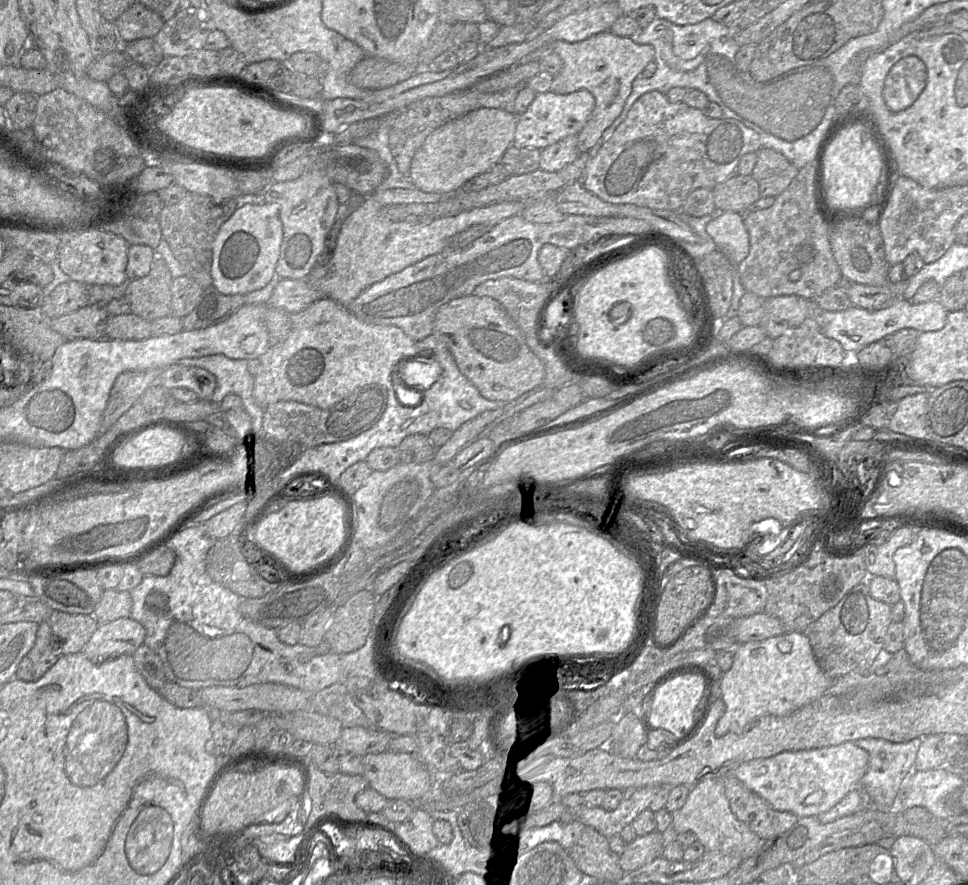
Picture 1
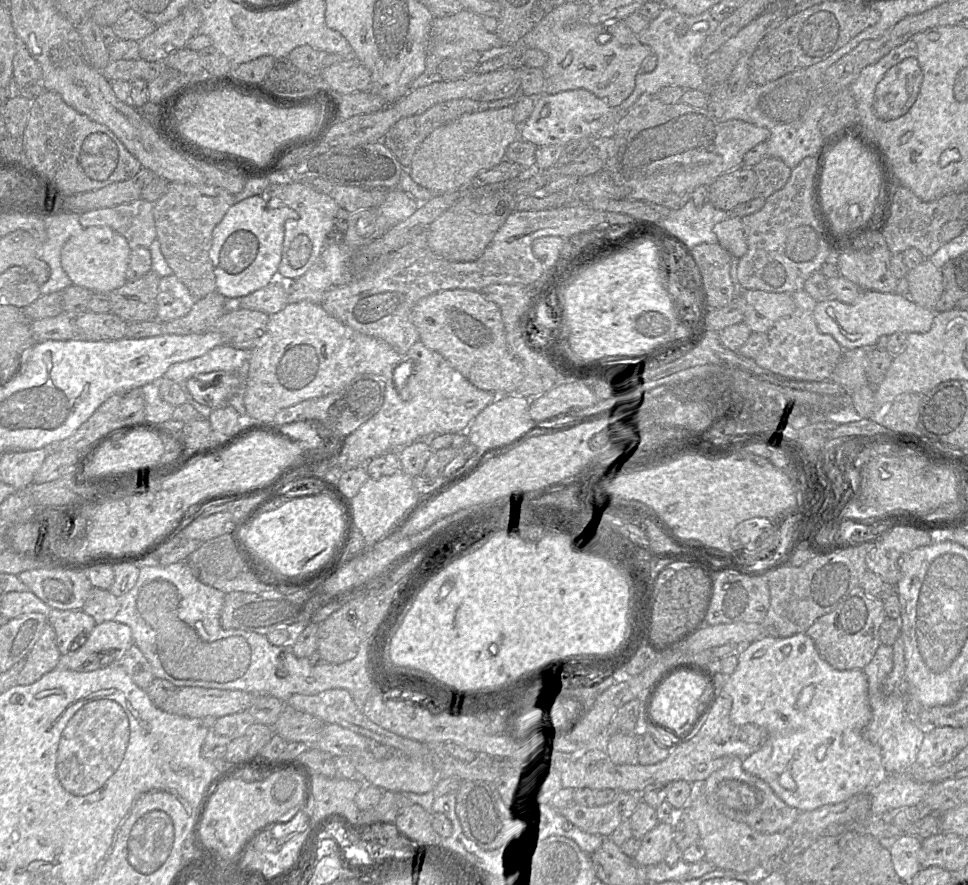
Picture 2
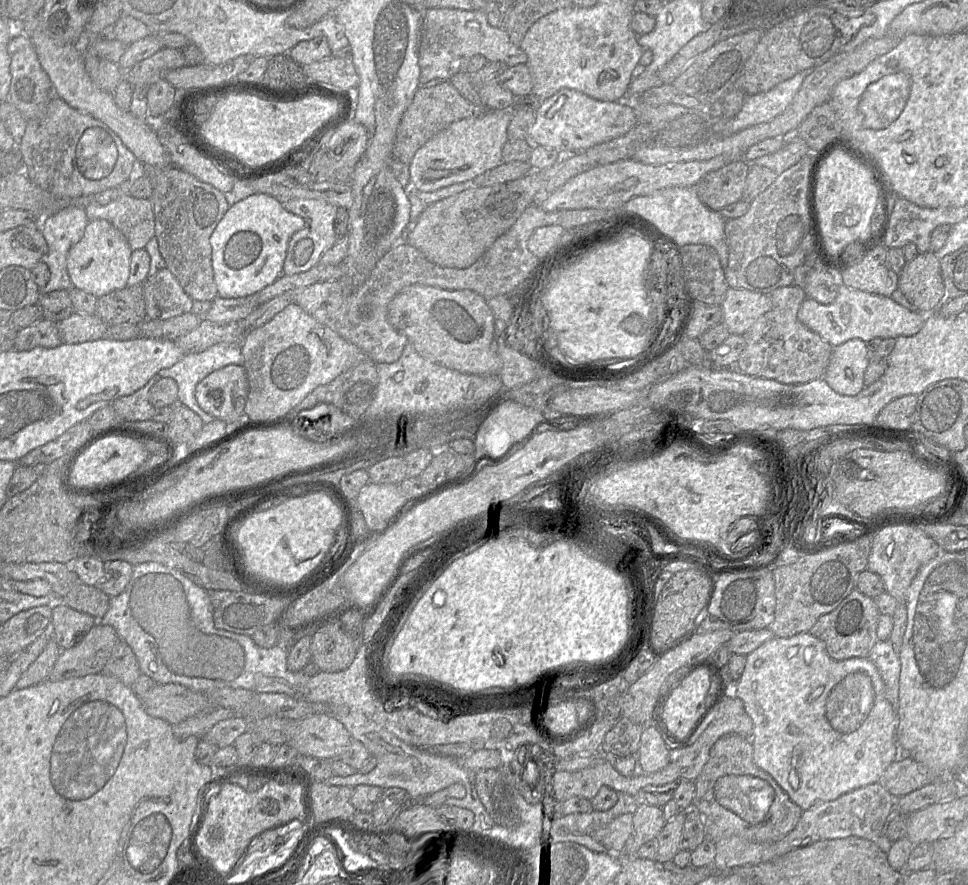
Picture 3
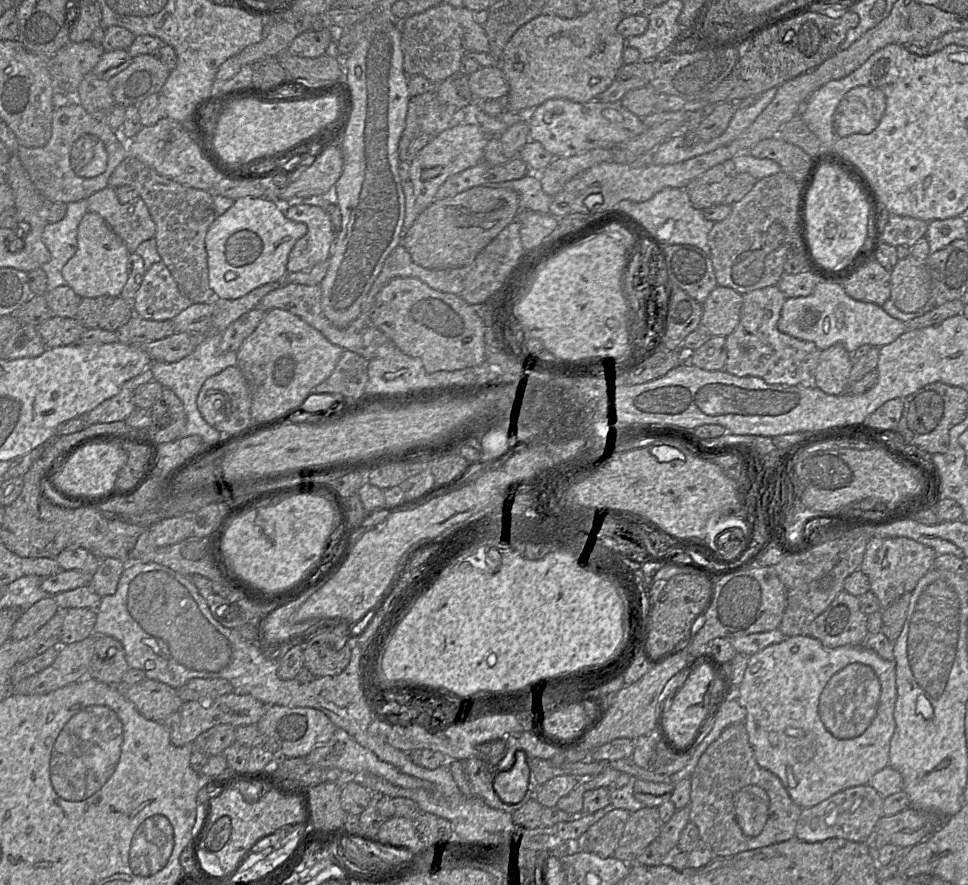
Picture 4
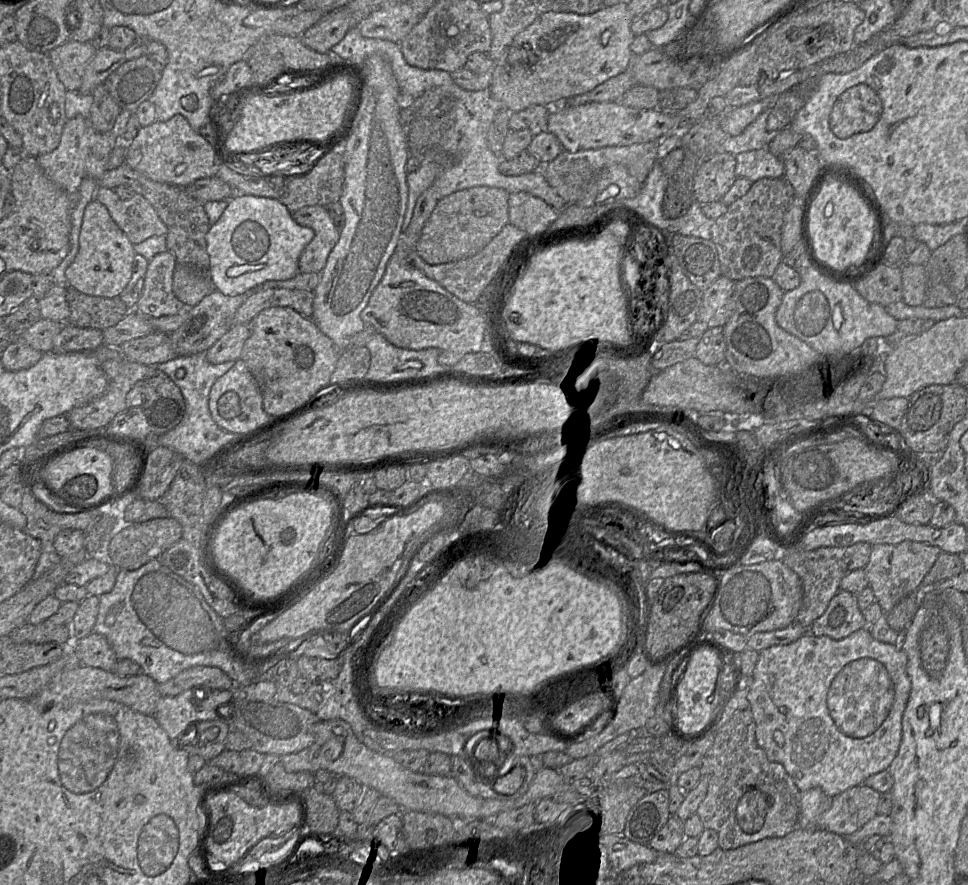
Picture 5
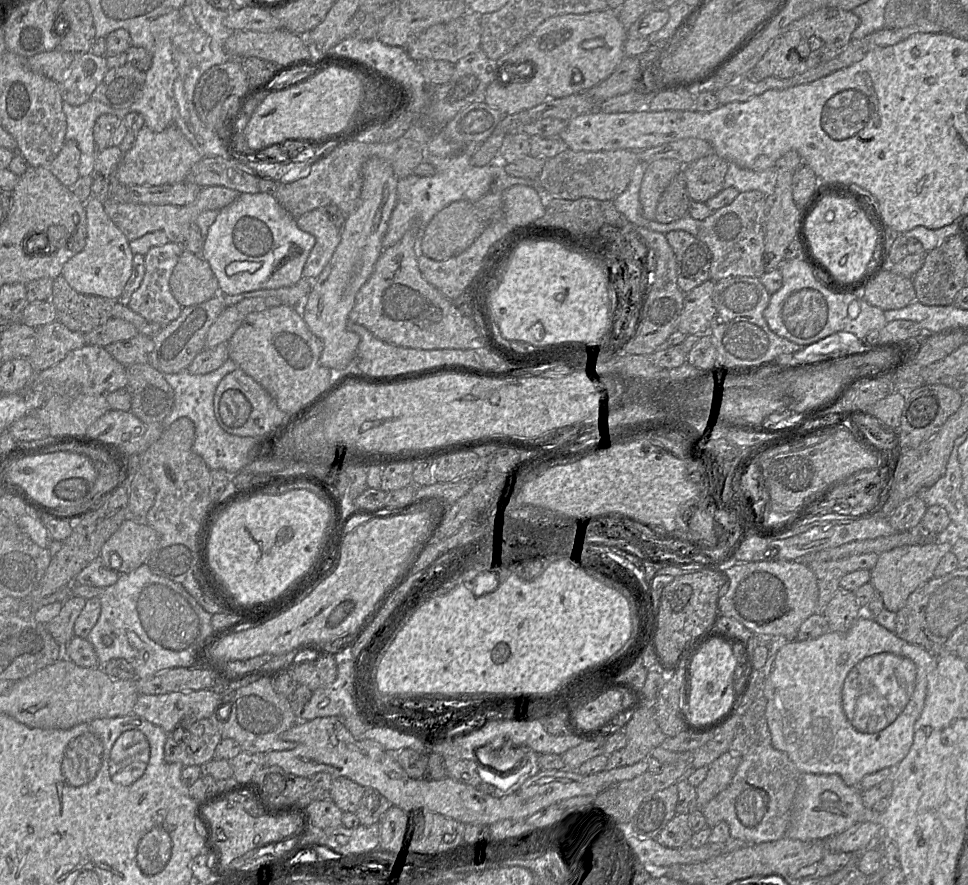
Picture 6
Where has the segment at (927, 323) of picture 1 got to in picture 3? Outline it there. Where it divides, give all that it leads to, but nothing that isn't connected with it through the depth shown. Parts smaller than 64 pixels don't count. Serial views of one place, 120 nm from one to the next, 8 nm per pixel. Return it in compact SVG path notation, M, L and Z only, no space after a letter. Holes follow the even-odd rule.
M841 283L832 303L820 304L814 299L806 298L798 310L799 321L832 347L855 338L869 342L874 338L913 336L923 327L925 316L919 311L908 310L891 297L850 288Z

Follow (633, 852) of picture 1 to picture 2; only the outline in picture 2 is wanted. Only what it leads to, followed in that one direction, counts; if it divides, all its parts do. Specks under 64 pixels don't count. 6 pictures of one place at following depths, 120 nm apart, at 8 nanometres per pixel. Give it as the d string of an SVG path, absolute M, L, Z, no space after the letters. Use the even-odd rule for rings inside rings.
M674 820L659 822L640 839L640 847L634 860L642 867L661 863L673 843Z

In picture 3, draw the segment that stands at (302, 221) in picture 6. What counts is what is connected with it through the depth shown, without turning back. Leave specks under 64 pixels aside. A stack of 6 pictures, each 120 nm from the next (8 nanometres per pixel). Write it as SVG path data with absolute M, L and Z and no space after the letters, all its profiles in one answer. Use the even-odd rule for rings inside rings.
M292 199L282 205L287 211L302 217L305 221L305 226L291 236L283 263L284 275L299 274L317 265L325 252L338 241L339 237L334 230L337 207L319 199Z

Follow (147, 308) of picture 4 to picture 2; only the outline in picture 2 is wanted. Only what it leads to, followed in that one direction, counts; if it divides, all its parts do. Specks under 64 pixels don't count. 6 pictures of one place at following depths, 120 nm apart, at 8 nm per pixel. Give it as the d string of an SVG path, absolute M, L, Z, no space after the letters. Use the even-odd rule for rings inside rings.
M173 274L161 277L157 295L157 320L168 322L186 315L196 298Z

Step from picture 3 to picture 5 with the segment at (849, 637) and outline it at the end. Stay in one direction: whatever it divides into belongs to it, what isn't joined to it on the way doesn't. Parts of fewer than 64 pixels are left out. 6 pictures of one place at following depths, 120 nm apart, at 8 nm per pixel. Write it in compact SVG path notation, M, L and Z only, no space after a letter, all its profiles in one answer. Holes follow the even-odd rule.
M840 589L823 615L808 630L815 636L841 640L866 626L863 611L858 606L857 594Z

